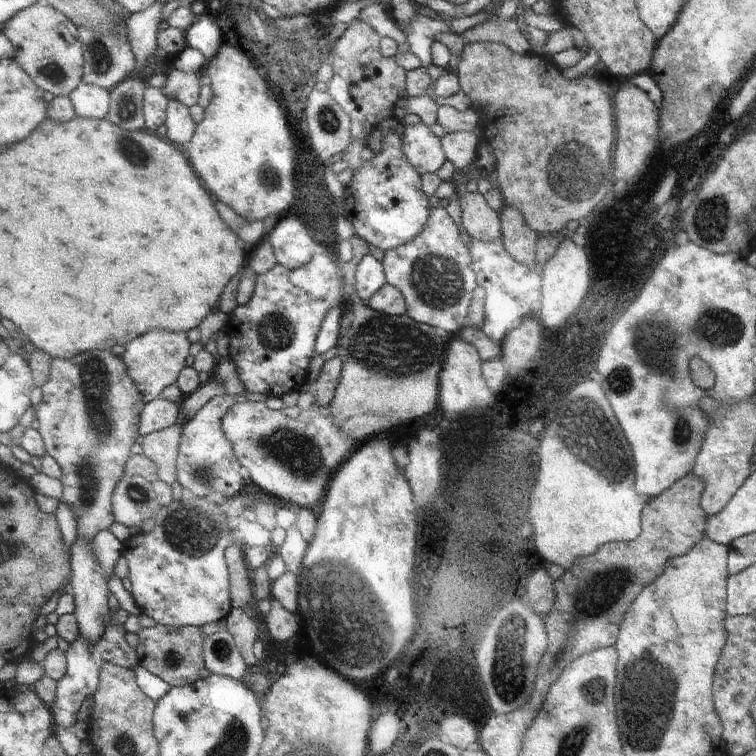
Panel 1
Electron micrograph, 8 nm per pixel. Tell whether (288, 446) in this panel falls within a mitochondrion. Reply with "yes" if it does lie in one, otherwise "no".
yes

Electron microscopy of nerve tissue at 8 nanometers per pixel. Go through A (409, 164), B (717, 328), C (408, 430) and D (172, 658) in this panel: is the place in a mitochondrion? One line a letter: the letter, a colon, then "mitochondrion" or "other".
A: other
B: mitochondrion
C: other
D: mitochondrion

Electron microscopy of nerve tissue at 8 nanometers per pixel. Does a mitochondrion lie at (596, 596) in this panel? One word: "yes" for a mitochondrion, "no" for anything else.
yes

